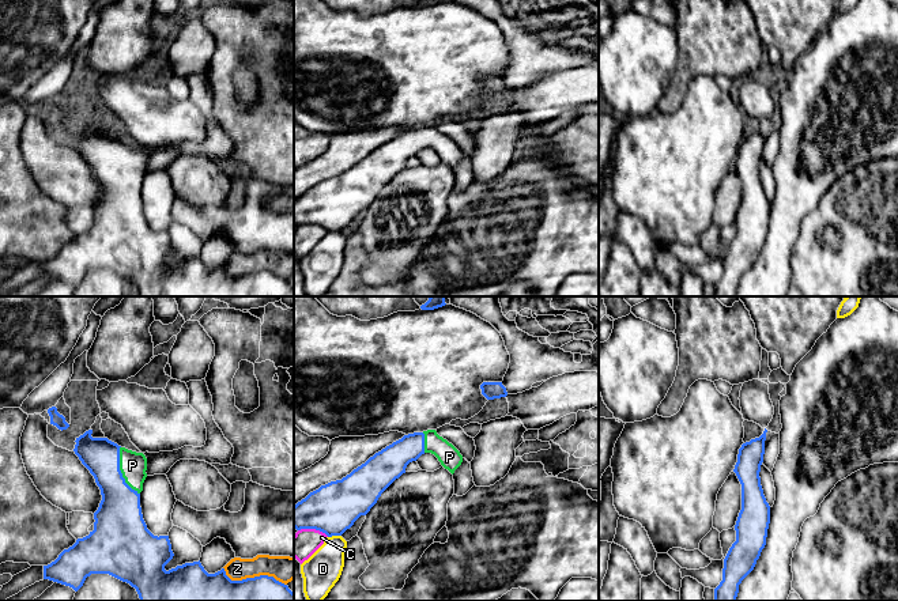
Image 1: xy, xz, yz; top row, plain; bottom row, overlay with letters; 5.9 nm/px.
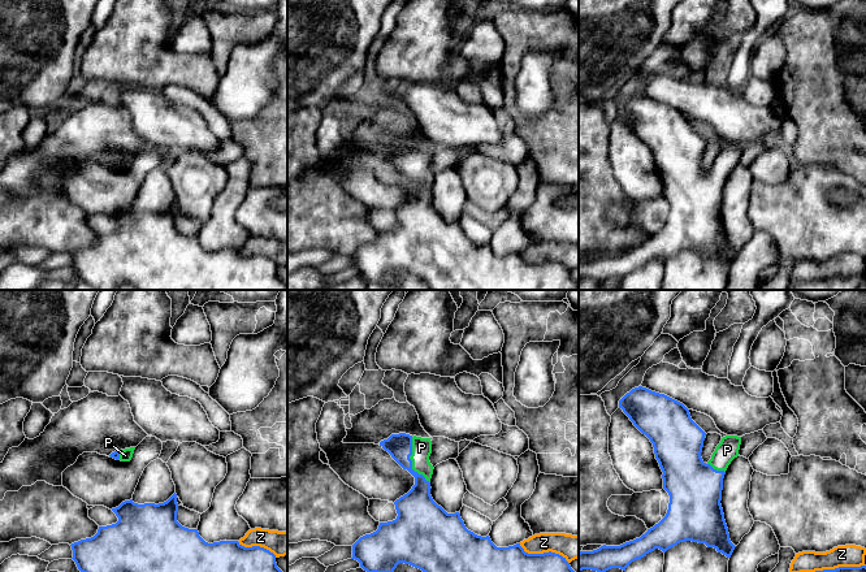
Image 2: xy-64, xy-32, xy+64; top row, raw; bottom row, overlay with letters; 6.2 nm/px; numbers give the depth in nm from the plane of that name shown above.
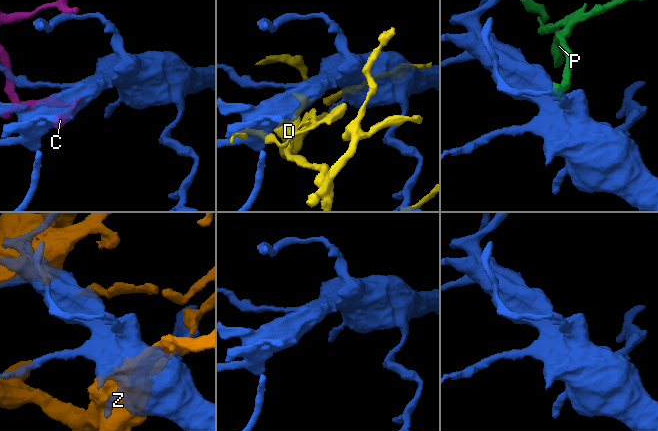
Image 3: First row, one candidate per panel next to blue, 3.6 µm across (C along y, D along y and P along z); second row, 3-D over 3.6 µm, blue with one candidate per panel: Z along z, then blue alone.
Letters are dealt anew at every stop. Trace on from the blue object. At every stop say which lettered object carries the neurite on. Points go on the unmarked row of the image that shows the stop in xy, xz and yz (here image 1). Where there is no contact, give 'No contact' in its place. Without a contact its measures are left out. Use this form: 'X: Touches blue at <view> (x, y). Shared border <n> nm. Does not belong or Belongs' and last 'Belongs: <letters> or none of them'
C: Touches blue at xz (313, 223). Shared border 190 nm. Does not belong
D: Touches blue at xz (334, 230). Shared border 80 nm. Does not belong
P: Touches blue at xy (120, 166). Shared border 300 nm. Belongs
Z: Touches blue at xy (253, 273). Shared border 400 nm. Does not belong
Belongs: P

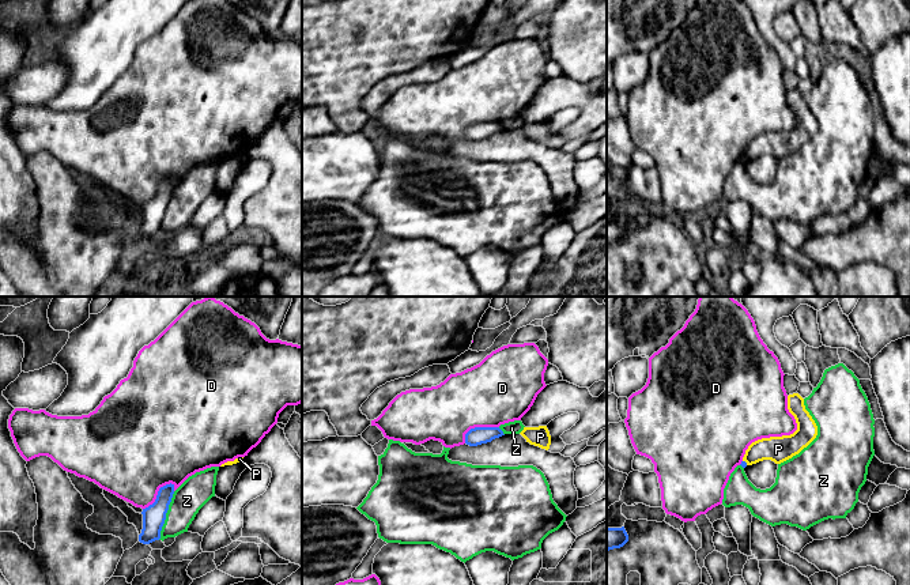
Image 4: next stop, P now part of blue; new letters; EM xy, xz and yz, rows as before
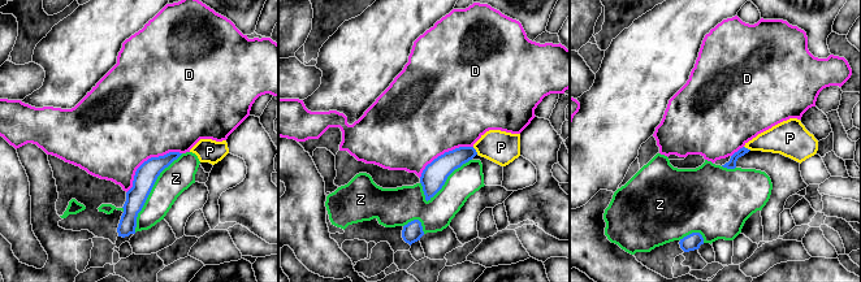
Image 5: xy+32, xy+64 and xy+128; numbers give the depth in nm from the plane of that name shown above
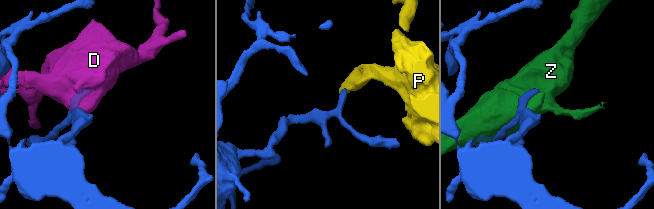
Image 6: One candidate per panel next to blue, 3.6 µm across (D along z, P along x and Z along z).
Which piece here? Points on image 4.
D: Touches blue at xy (158, 188). Shared border 240 nm. Does not belong
P: Touches blue at yz (746, 158). Shared border 40 nm. Does not belong
Z: Touches blue at xy (165, 211). Shared border 300 nm. Does not belong
Belongs: none of them

